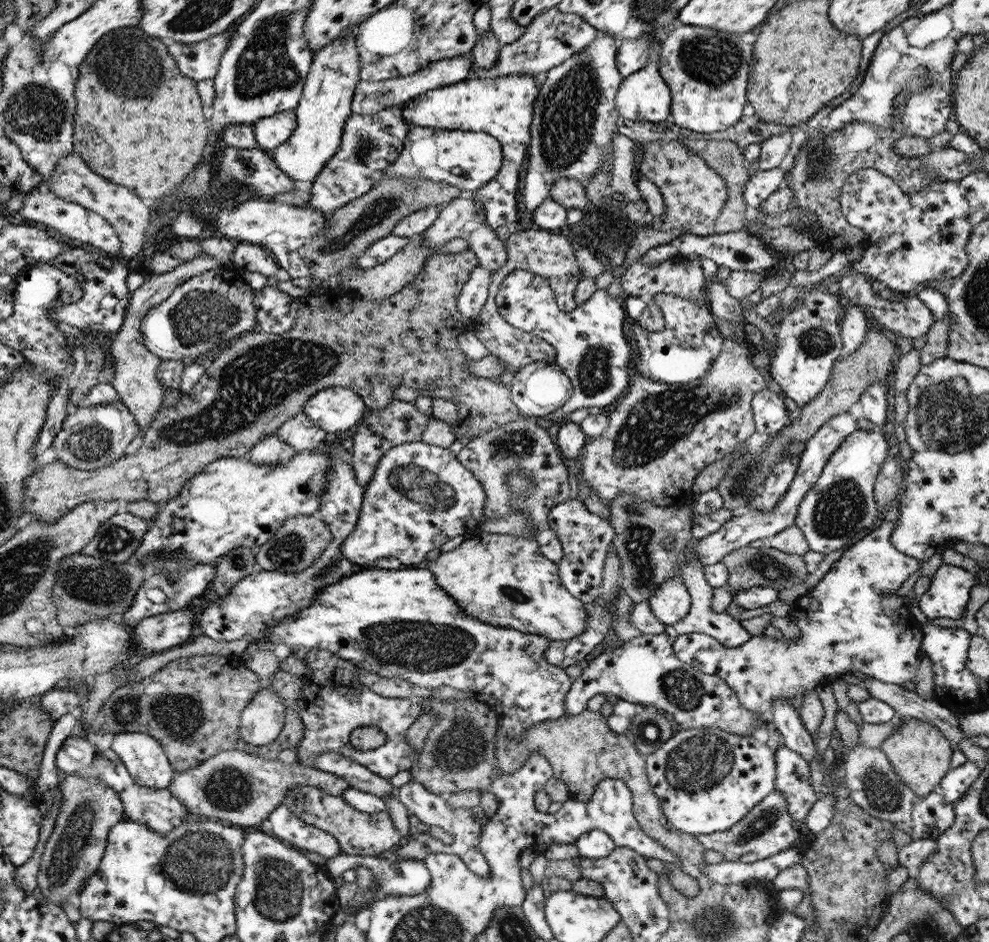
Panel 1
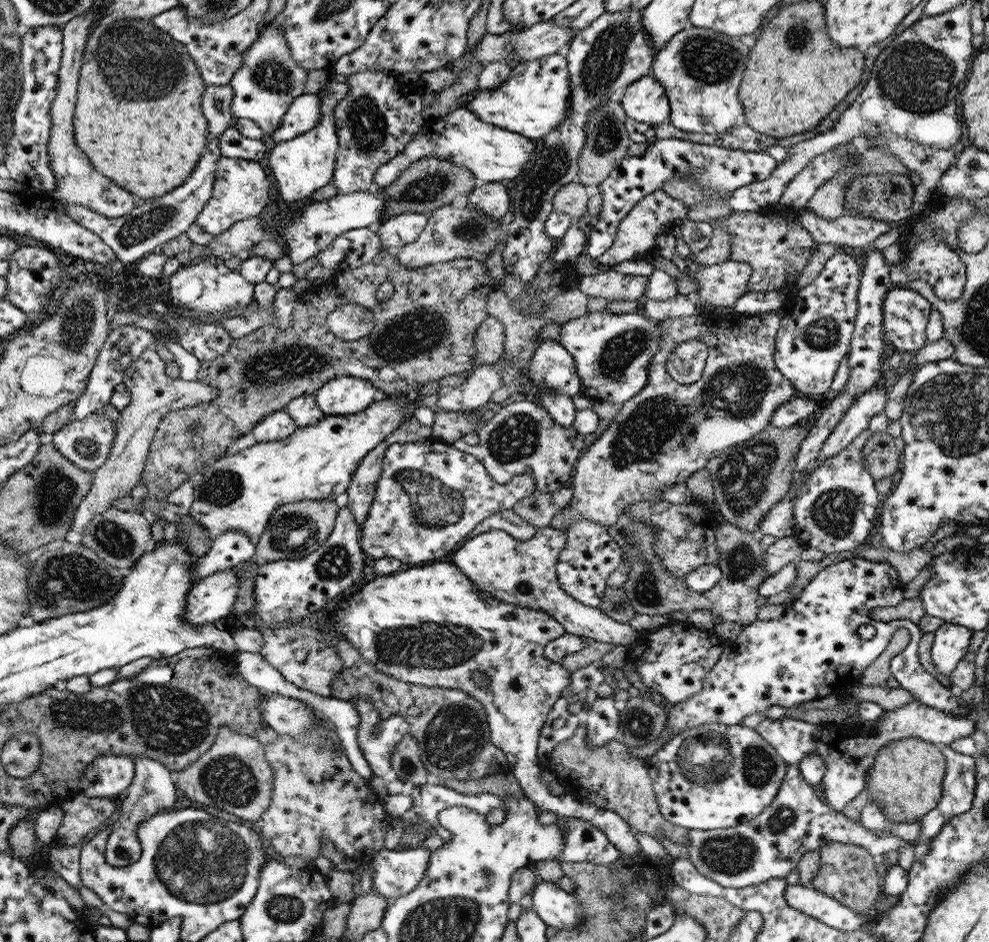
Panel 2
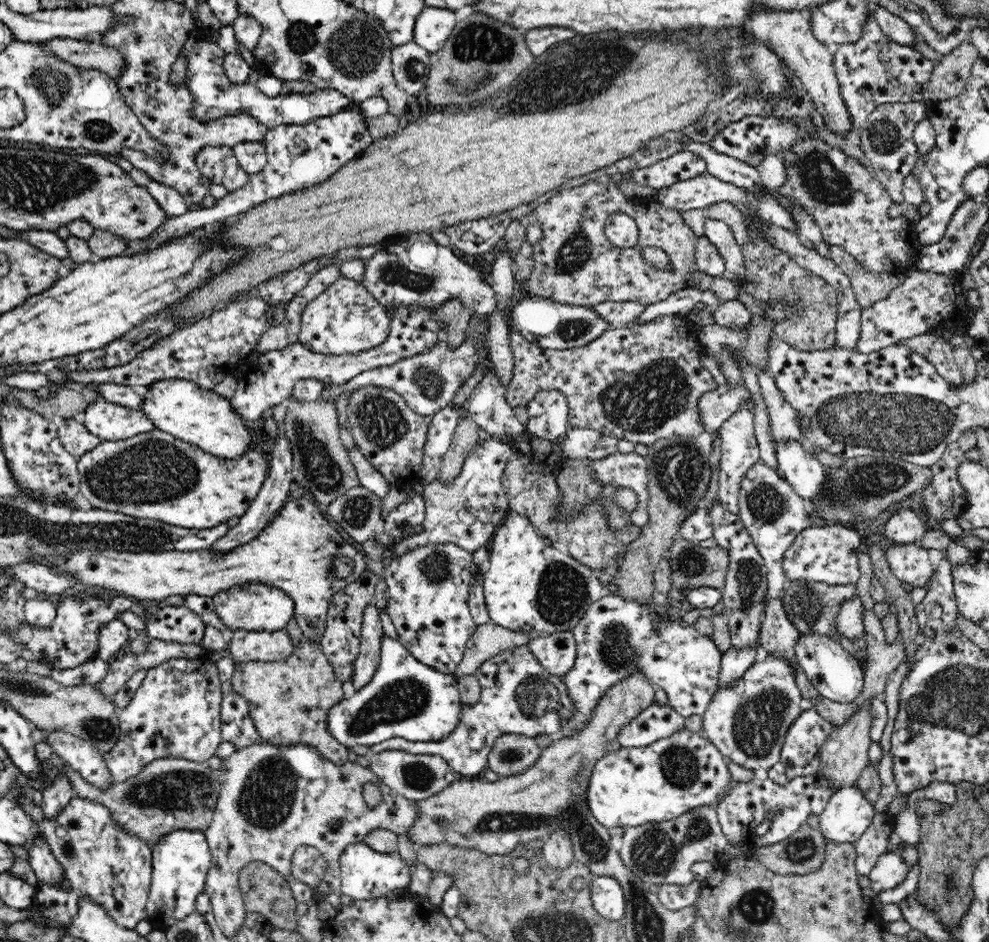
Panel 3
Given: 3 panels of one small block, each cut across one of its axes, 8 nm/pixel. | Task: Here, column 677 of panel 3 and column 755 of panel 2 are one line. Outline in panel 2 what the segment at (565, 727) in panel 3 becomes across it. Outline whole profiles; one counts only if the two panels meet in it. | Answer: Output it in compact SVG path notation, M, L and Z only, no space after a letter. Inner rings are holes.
M855 556L825 567L804 587L798 599L787 605L781 617L768 621L756 619L745 625L736 638L727 642L727 648L722 651L720 658L704 678L702 689L692 697L674 703L674 706L666 712L667 720L663 730L670 730L672 732L670 736L675 736L702 724L717 723L733 726L740 724L748 714L766 714L771 706L783 706L789 709L809 700L824 698L828 694L847 693L860 683L860 676L864 669L886 650L888 642L899 628L907 628L911 639L907 647L891 659L891 676L898 680L900 687L908 690L917 699L916 701L924 706L930 706L953 718L967 717L970 710L959 703L957 692L948 685L940 683L937 677L928 673L920 664L918 642L923 632L917 623L900 619L884 622L872 619L870 615L874 608L900 604L904 599L903 586L894 566L886 561L870 561ZM866 624L876 628L876 634L869 640L862 639L858 634L858 628Z

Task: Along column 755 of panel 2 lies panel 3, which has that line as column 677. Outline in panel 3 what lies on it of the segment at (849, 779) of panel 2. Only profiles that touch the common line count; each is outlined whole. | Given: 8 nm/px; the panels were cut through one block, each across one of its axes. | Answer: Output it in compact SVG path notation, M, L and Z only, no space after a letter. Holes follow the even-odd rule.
M652 703L619 731L618 742L622 748L650 746L684 730L685 720L669 704Z

